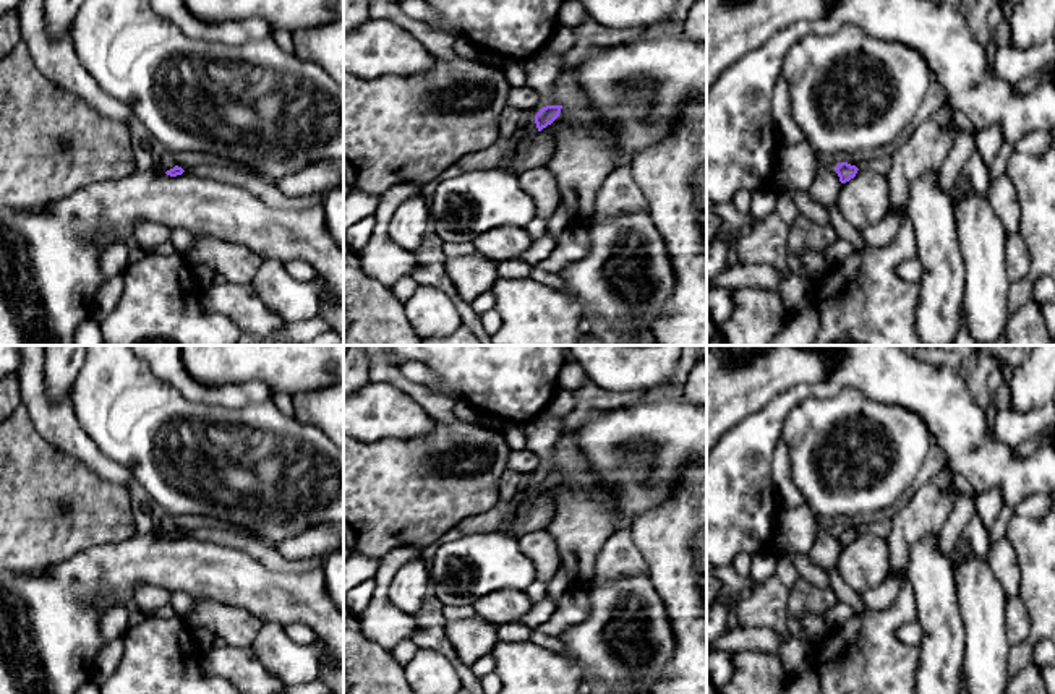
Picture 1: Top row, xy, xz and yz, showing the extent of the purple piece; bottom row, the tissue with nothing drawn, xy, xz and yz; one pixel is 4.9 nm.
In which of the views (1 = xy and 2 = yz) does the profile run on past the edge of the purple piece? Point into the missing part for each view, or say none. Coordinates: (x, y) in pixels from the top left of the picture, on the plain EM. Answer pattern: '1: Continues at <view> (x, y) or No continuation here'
1: No continuation here
2: No continuation here

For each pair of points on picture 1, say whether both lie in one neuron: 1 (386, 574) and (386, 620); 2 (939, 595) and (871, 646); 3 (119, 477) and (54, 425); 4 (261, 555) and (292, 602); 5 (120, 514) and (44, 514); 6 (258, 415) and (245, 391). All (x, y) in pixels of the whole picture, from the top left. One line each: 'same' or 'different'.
1: same
2: different
3: same
4: different
5: same
6: different

